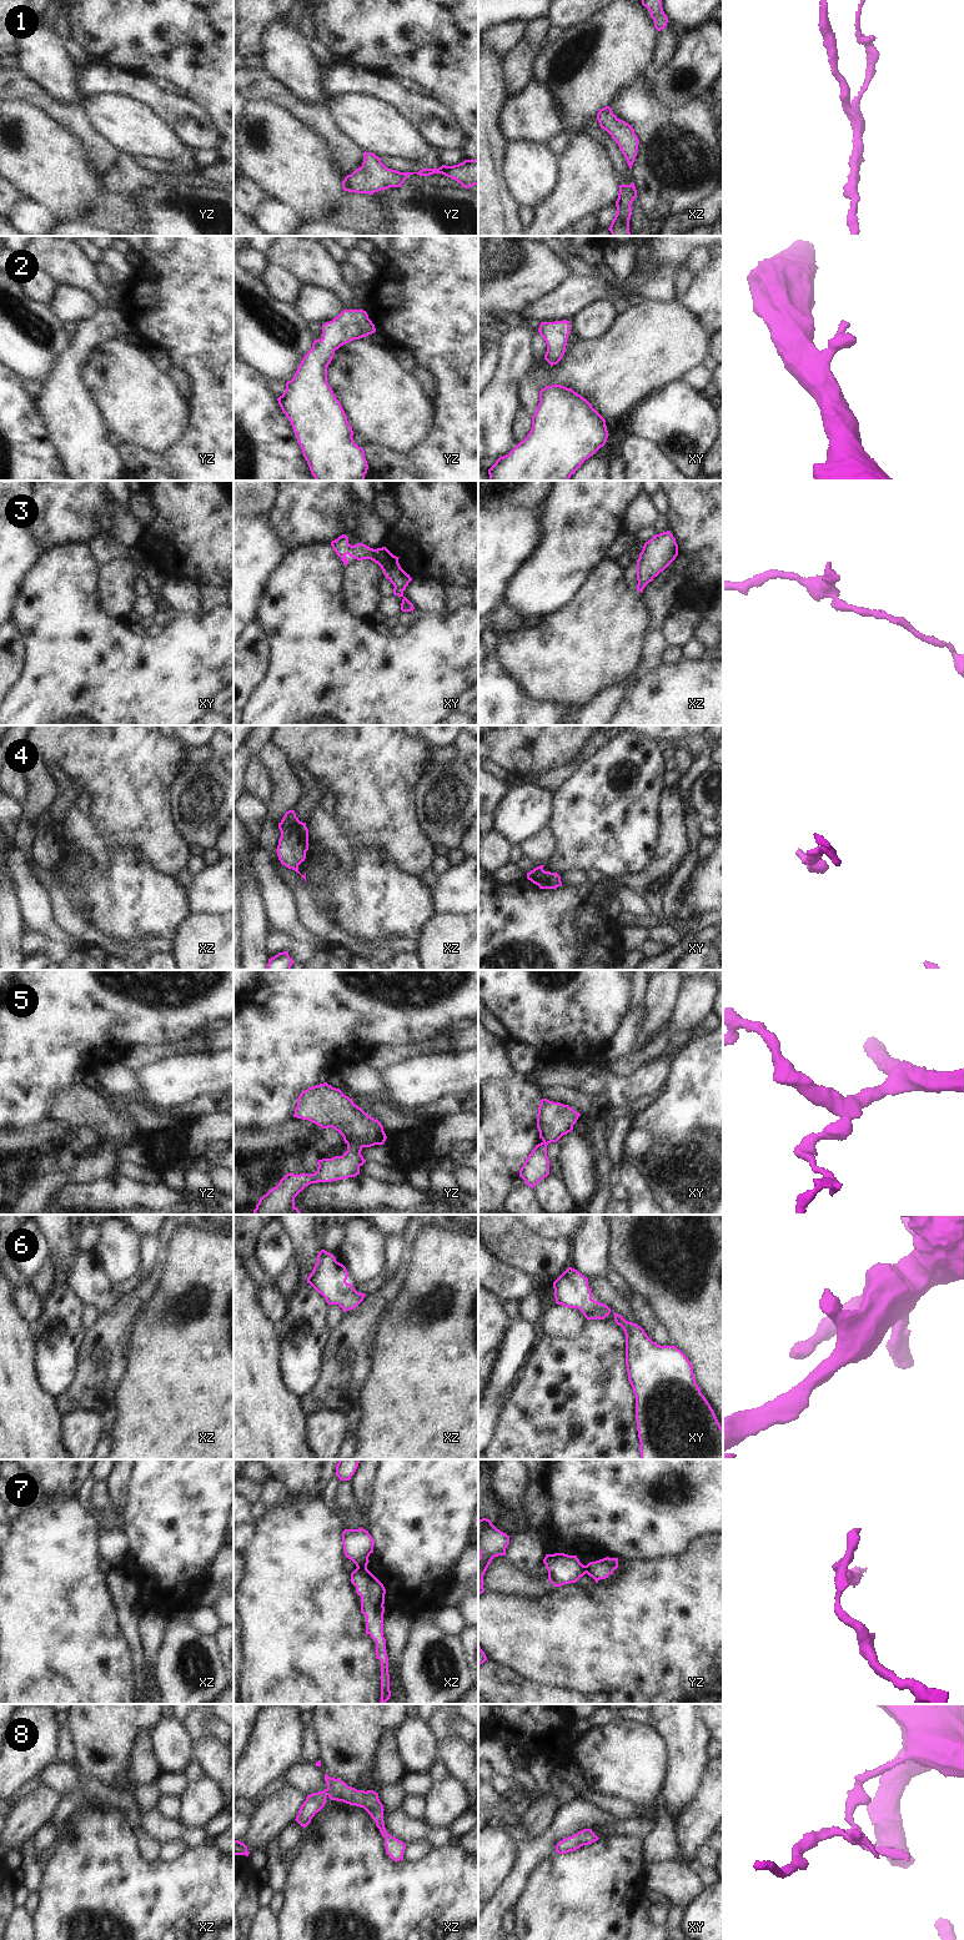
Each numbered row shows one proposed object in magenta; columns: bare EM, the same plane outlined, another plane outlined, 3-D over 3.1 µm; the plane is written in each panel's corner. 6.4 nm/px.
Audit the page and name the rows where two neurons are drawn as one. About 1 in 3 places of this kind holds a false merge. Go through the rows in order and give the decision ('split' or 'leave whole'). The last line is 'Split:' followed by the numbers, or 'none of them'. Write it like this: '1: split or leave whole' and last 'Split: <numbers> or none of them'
1: leave whole
2: leave whole
3: leave whole
4: split
5: split
6: leave whole
7: split
8: leave whole
Split: 4, 5, 7

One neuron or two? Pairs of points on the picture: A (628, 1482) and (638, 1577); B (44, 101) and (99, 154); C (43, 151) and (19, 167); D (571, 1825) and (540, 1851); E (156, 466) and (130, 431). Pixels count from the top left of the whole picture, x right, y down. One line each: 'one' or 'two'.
A: two
B: one
C: one
D: one
E: two

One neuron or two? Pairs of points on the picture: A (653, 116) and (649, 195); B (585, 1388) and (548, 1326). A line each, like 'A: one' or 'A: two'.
A: one
B: two

